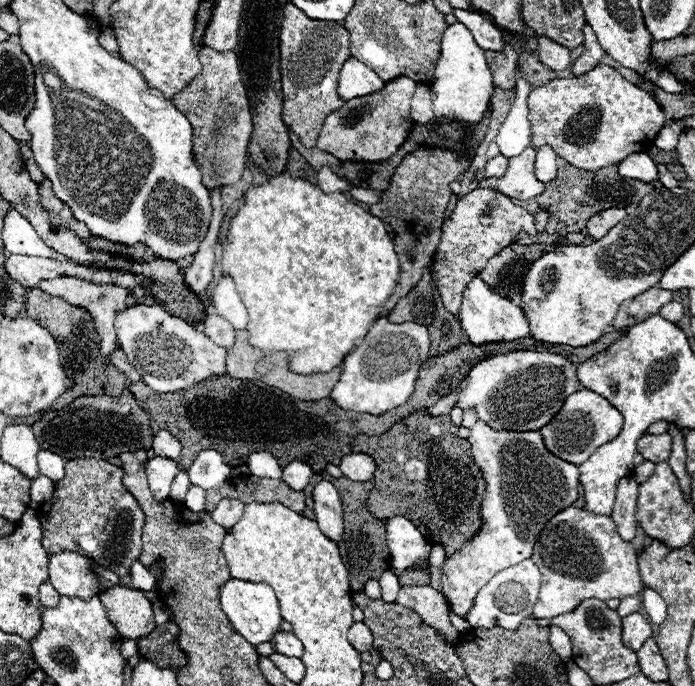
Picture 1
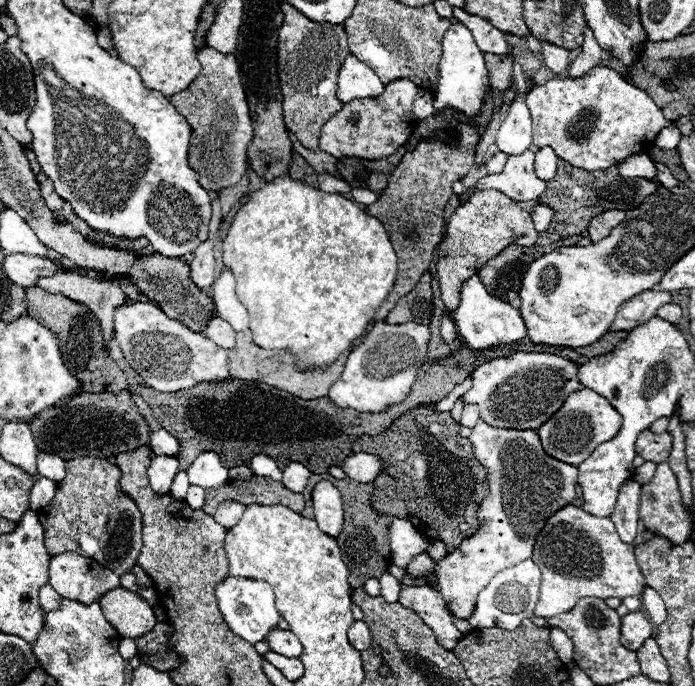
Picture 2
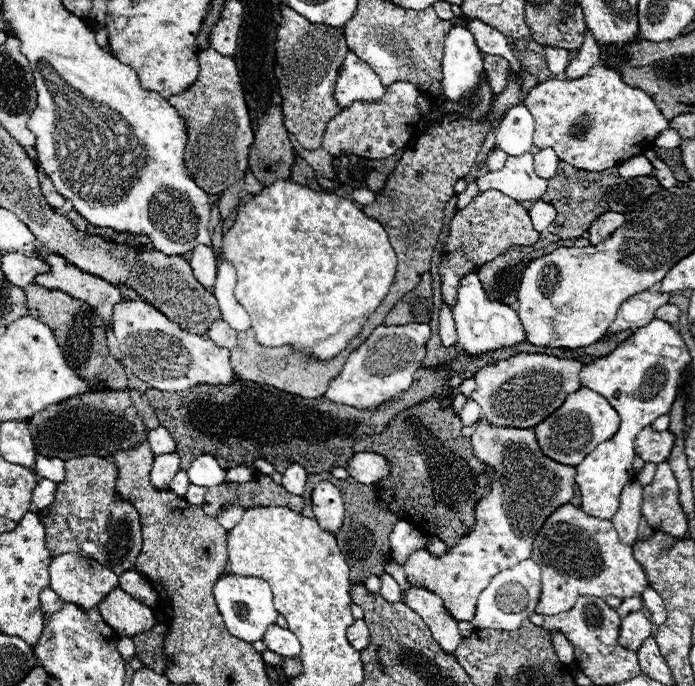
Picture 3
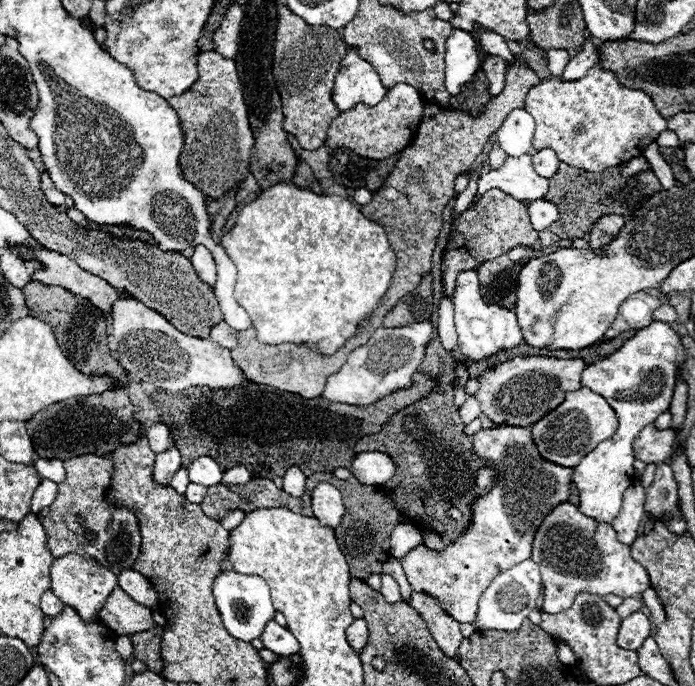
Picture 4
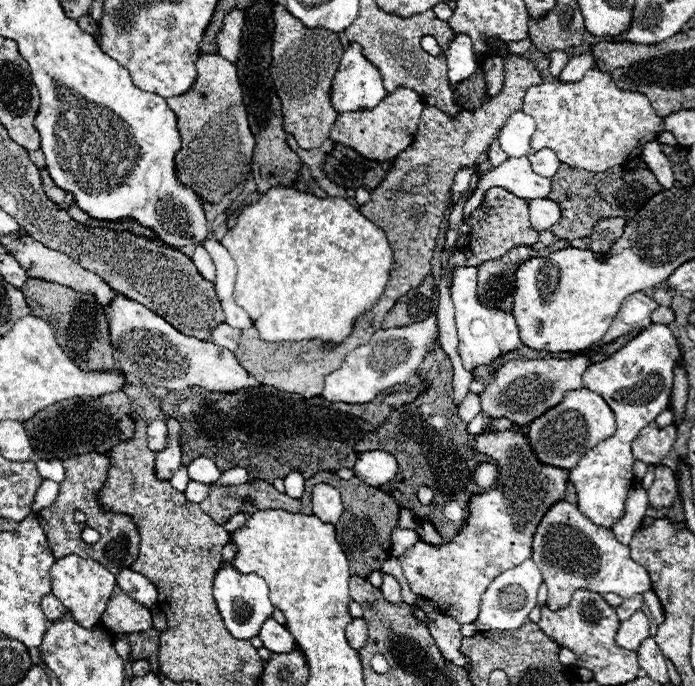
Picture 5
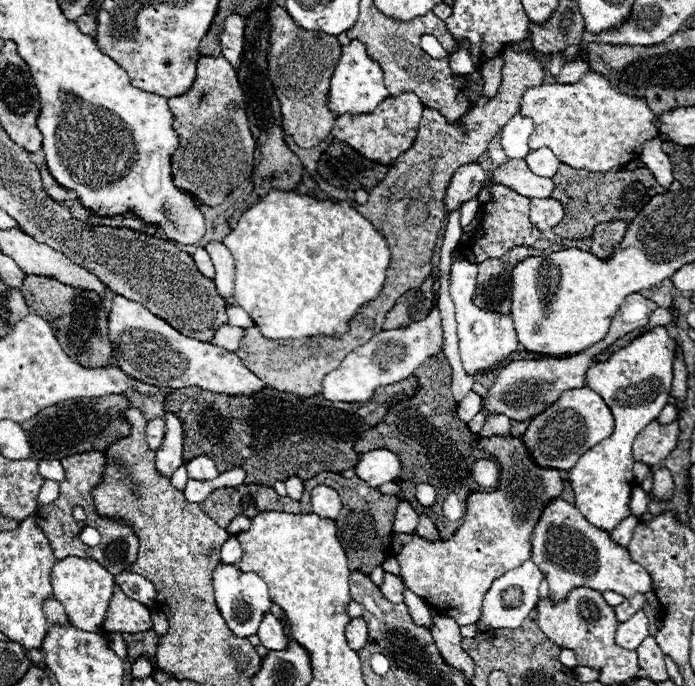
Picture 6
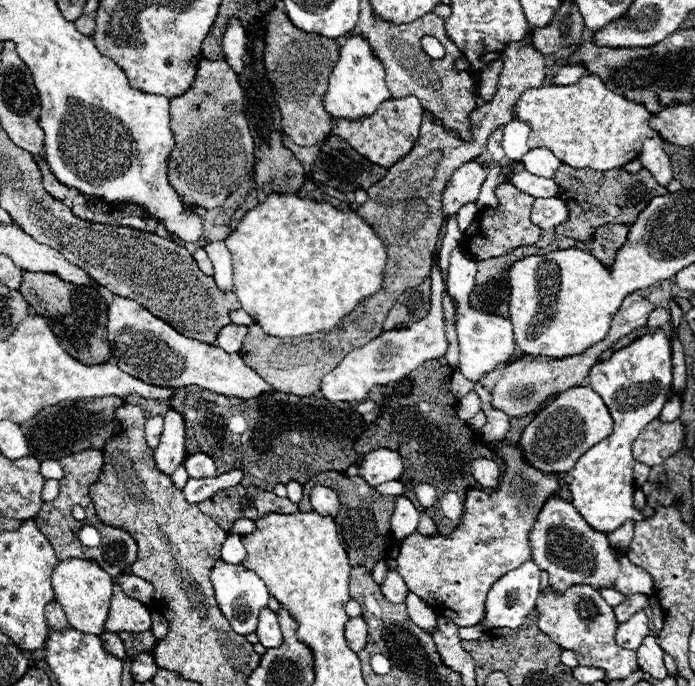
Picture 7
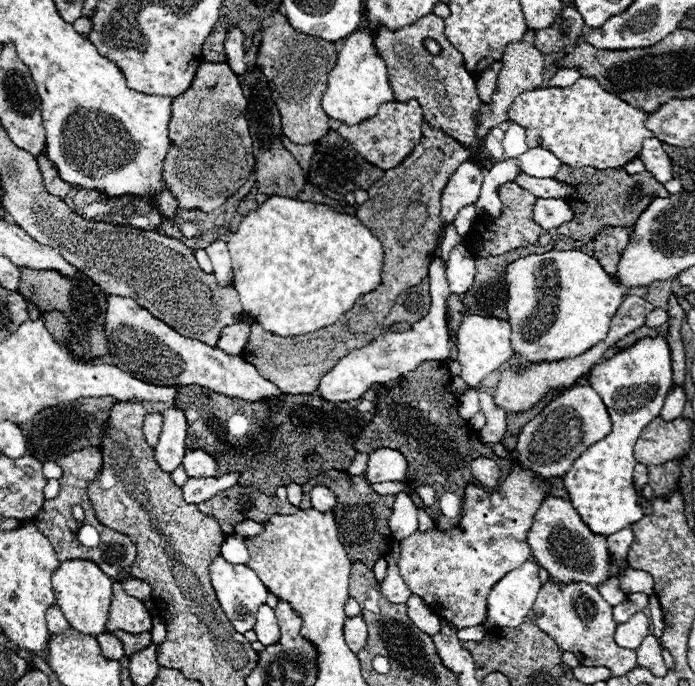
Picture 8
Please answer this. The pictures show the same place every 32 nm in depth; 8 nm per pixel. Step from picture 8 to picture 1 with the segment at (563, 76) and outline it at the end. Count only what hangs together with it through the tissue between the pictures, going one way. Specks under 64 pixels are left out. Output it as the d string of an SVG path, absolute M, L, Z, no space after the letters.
M588 22L584 24L582 32L584 32L584 48L586 48L586 52L572 64L572 72L574 72L576 76L578 76L578 74L584 74L586 70L592 70L594 66L598 66L598 64L600 64L600 58L606 54L606 52L602 50L602 46L598 44L596 34L594 34L594 30L592 30L592 26L590 26Z

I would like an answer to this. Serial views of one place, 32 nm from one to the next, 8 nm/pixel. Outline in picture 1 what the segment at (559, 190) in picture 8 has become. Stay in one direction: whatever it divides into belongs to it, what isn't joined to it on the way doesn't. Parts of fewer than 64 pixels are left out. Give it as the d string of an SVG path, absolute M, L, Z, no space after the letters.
M528 146L518 158L508 160L508 172L502 180L480 180L480 188L498 186L506 196L528 200L544 192L544 184L534 178L534 158L536 148Z

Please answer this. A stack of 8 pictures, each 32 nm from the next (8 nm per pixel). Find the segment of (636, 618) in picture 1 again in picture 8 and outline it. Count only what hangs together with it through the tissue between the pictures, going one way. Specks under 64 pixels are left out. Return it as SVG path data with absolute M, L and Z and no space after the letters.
M644 612L634 614L634 618L630 618L630 622L616 626L616 644L620 648L636 650L642 644L642 640L650 634L648 624L650 624L650 620L644 616Z

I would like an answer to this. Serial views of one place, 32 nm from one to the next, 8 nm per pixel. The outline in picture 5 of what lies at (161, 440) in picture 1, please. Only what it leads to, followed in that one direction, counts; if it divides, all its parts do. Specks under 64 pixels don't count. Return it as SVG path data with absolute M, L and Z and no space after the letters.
M154 420L148 424L148 446L154 452L160 452L166 448L168 442L168 430L164 420Z

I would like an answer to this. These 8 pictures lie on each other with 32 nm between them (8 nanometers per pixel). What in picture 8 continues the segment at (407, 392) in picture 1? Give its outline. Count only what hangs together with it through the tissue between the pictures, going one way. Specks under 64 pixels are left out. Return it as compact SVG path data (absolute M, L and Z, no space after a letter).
M434 257L428 271L430 282L430 310L426 318L412 324L406 332L386 332L384 336L376 338L368 346L350 352L344 356L338 366L334 366L332 372L324 374L318 384L318 394L324 400L330 402L350 402L364 396L366 390L370 390L374 384L380 382L392 382L404 376L406 372L416 370L426 360L446 360L450 354L450 340L446 330L446 316L444 316L444 304L450 296L446 280L446 267L439 257Z

